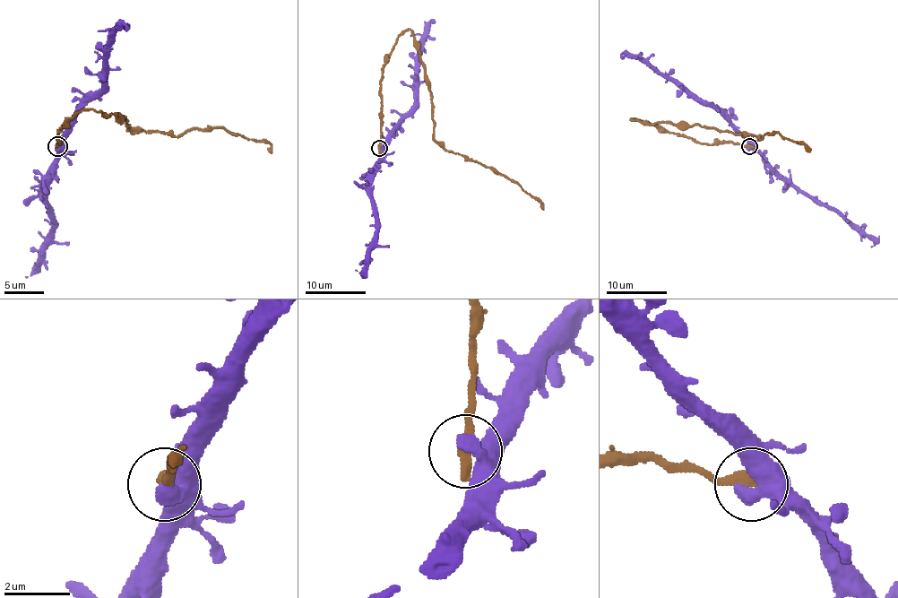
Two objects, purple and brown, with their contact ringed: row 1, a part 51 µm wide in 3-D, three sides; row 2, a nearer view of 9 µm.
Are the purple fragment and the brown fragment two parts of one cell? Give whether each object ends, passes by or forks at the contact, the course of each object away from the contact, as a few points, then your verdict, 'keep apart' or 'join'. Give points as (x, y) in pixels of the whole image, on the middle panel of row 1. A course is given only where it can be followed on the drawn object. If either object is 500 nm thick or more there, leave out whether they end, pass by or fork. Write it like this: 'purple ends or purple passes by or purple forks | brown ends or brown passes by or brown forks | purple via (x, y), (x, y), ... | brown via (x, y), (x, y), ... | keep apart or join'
purple via (380, 148), (383, 148), (386, 136), (411, 108), (415, 97), (415, 56), (427, 27), (435, 20) | brown via (380, 148), (384, 59), (400, 36), (410, 30), (431, 93), (435, 139), (448, 151), (506, 175), (543, 208) | keep apart

